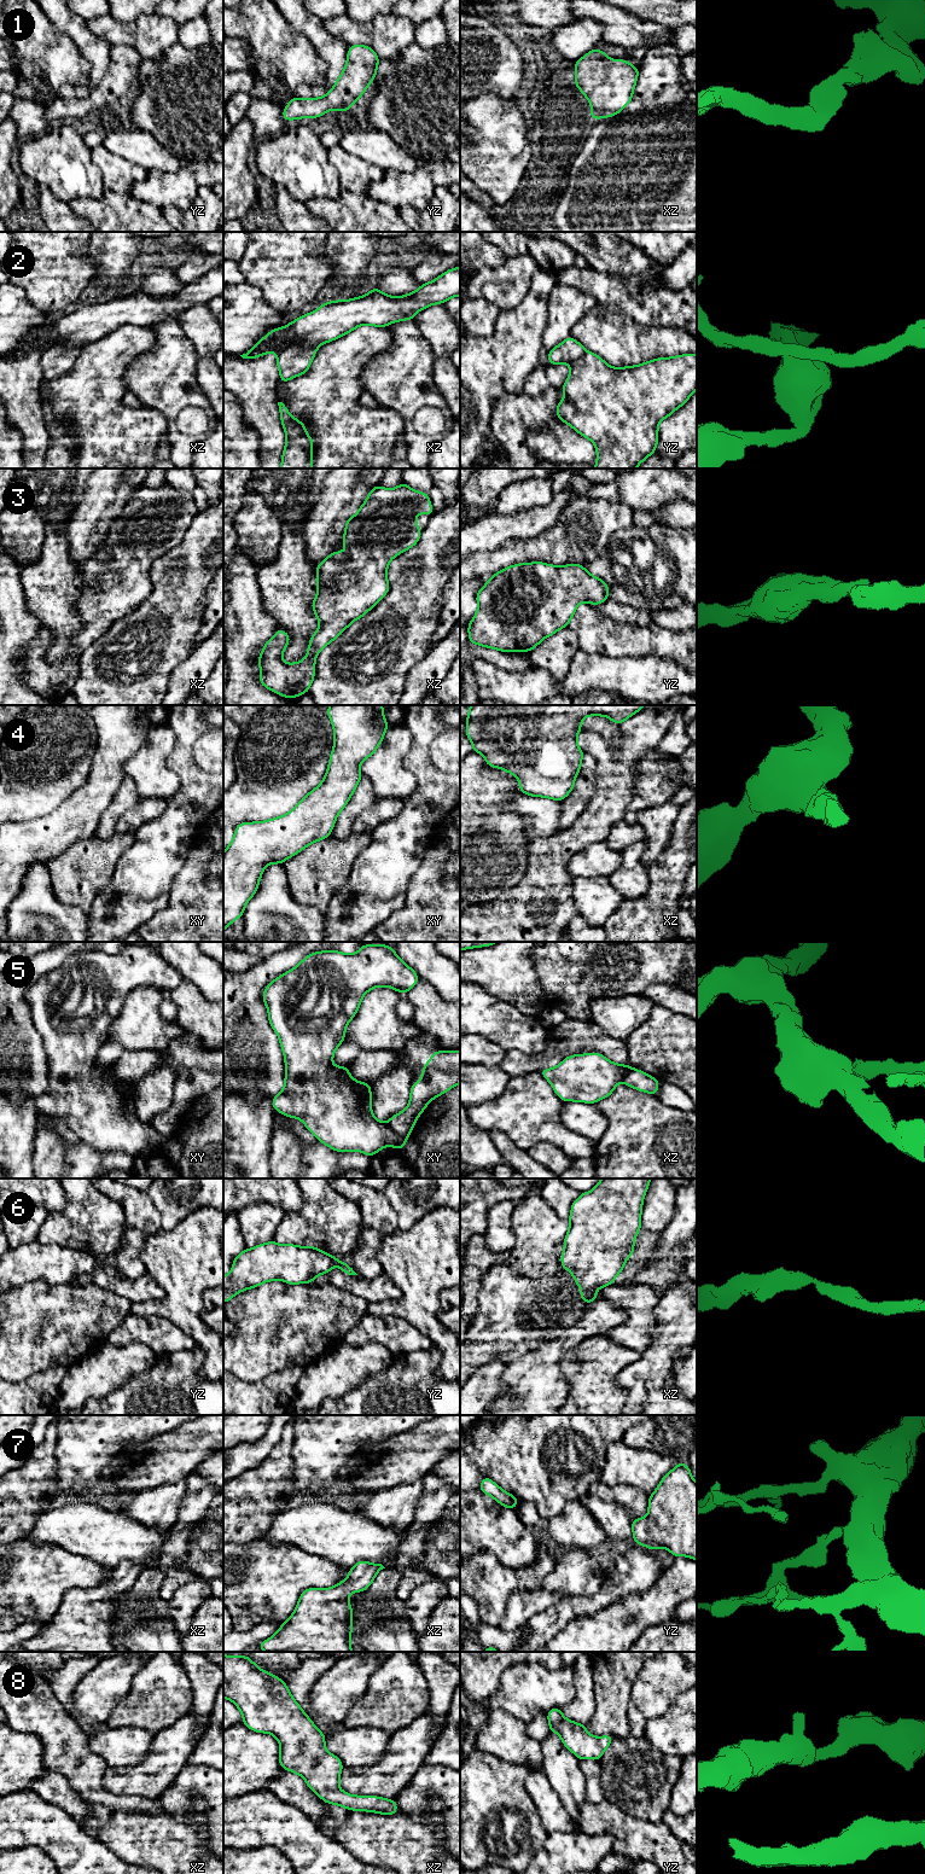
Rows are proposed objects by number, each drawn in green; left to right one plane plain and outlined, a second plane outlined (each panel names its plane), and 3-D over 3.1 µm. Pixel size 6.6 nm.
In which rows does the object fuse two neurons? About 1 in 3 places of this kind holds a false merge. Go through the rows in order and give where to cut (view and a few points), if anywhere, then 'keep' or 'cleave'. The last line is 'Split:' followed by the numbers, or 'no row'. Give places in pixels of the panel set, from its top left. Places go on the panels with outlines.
1: no cut | keep
2: xz (318, 344), (290, 345), (278, 354) | cleave
3: no cut | keep
4: no cut | keep
5: xy (385, 1123), (406, 1139) | cleave
6: no cut | keep
7: no cut | keep
8: no cut | keep
Split: 2, 5

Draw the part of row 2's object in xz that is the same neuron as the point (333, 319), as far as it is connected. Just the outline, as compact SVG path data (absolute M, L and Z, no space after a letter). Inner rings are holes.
M460 267L400 297L391 297L373 287L365 296L322 303L319 309L299 316L287 326L272 330L240 356L252 360L268 353L279 354L293 345L321 345L361 325L386 327L392 322L413 320L421 309L444 303L454 296L460 296Z

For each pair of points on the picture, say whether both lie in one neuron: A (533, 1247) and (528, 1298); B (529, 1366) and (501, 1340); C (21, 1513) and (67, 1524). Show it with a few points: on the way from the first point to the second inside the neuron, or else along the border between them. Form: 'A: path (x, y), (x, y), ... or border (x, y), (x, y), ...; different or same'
A: border (507, 1262), (513, 1272), (529, 1276), (558, 1272); different
B: border (528, 1352), (507, 1363); different
C: border (48, 1508), (36, 1515), (34, 1526), (22, 1538); different

